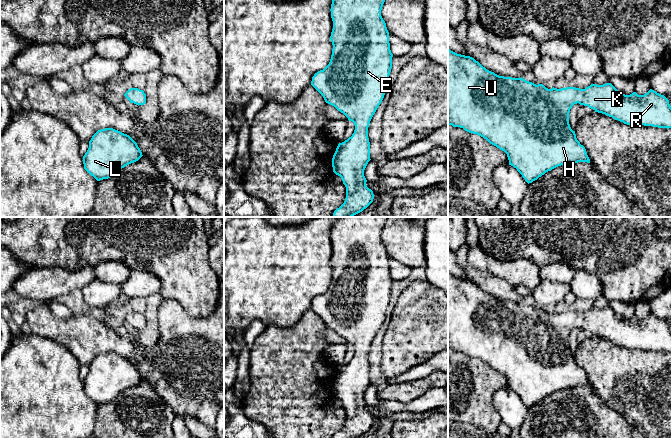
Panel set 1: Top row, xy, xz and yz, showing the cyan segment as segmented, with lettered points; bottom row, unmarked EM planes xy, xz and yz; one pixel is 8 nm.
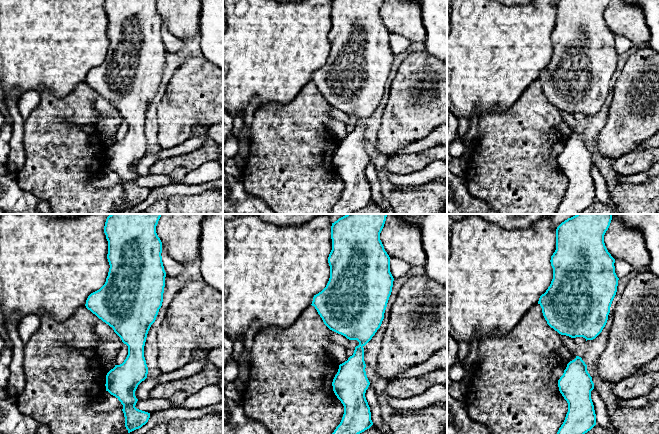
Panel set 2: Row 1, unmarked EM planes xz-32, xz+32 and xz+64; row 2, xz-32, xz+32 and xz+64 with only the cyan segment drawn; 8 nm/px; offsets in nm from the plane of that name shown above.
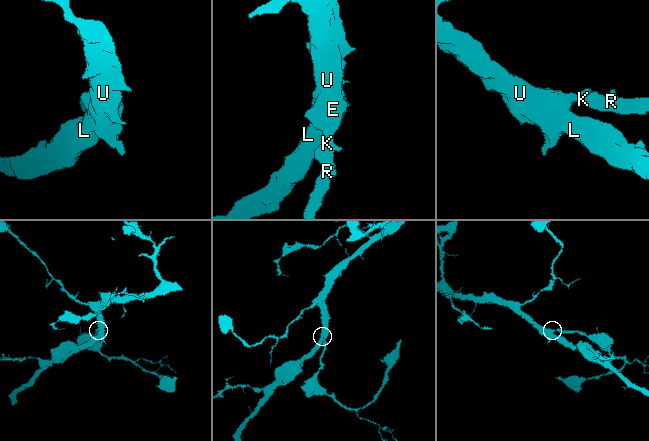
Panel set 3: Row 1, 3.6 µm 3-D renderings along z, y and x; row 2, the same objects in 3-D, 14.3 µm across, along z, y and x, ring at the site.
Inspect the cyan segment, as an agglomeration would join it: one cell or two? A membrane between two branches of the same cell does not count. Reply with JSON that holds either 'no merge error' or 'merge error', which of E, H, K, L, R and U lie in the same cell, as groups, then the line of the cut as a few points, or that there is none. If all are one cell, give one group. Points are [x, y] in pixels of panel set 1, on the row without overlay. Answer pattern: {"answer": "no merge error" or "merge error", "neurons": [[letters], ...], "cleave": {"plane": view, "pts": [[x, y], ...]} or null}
{"answer": "no merge error", "neurons": [["E", "H", "K", "L", "R", "U"]], "cleave": null}

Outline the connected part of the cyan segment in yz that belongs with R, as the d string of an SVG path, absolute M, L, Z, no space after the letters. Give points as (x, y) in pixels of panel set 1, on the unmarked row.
M448 273L448 349L477 358L504 375L507 378L509 389L516 392L528 408L558 390L578 386L590 387L585 371L577 364L575 355L569 348L570 333L577 327L627 349L671 352L669 324L652 313L644 319L638 319L636 316L630 319L622 318L611 307L591 308L585 313L575 311L548 313L543 308L536 309L522 301L499 300L487 294L474 282Z

